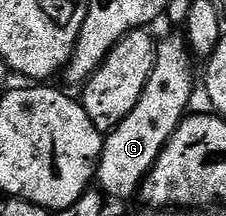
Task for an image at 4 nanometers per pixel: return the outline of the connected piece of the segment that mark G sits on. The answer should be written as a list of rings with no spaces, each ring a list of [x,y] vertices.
[[[185,37],[166,38],[163,42],[161,39],[157,43],[152,76],[148,80],[148,84],[144,88],[136,108],[132,108],[132,112],[128,112],[128,116],[124,116],[124,120],[115,130],[109,131],[105,135],[102,144],[102,155],[98,161],[96,182],[107,199],[130,198],[133,194],[135,197],[141,191],[142,181],[146,179],[146,175],[149,174],[150,169],[156,164],[160,152],[166,147],[166,141],[172,136],[172,132],[176,132],[176,128],[191,109],[190,97],[194,94],[193,64],[195,65]]]

